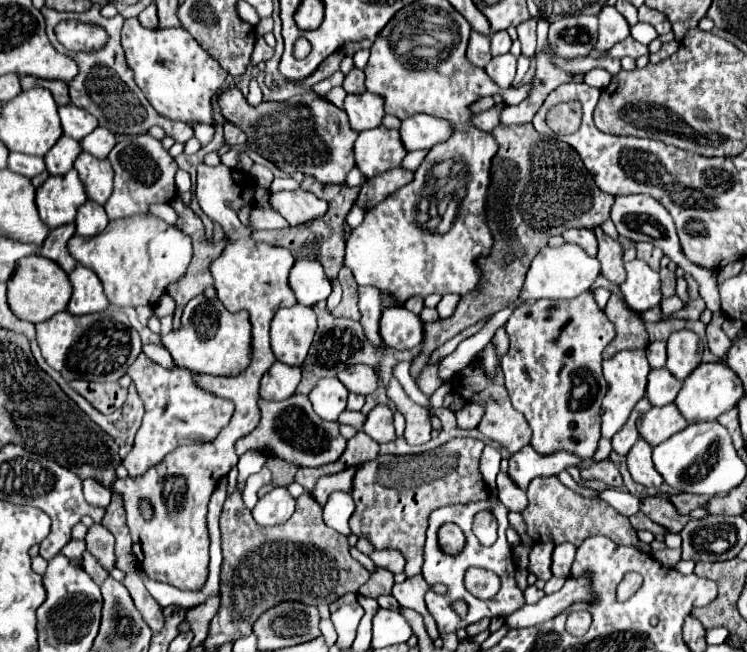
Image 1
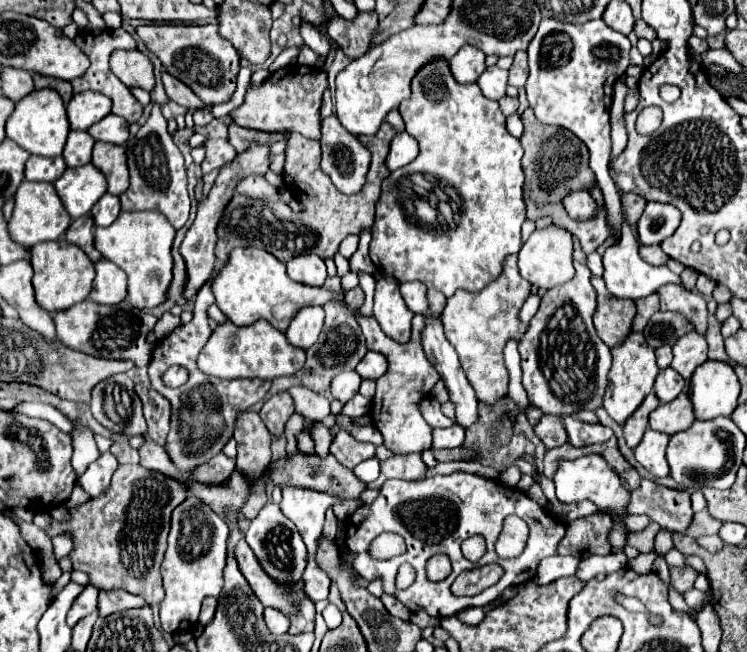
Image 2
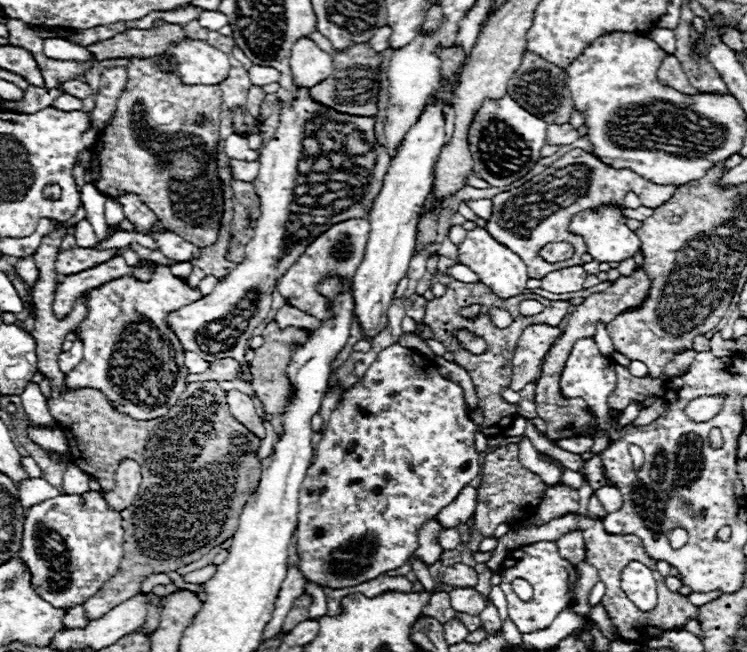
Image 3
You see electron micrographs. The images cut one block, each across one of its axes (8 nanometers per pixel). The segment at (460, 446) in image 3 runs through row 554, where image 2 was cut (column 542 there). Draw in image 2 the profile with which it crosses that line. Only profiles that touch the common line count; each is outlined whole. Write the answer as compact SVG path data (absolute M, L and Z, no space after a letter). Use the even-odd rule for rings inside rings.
M574 260L576 274L572 280L558 288L550 288L528 332L518 344L522 356L522 384L528 392L532 406L544 414L574 416L580 410L596 410L602 406L606 390L606 376L612 366L610 348L598 338L592 314L596 308L596 292L590 284L588 266Z

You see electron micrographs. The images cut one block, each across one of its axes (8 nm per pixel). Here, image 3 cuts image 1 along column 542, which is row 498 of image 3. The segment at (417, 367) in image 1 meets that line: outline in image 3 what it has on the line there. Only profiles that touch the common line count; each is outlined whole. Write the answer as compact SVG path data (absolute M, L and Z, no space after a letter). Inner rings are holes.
M56 228L50 234L46 234L36 250L36 266L38 266L38 280L32 288L32 298L38 310L36 318L36 354L38 354L38 370L50 380L52 388L52 400L48 400L48 410L52 418L60 424L68 438L70 454L74 464L94 476L100 486L108 492L114 488L114 474L116 474L116 464L124 458L132 458L140 462L142 466L142 490L134 500L130 508L122 512L122 526L124 526L124 556L120 562L120 570L112 576L110 582L106 582L88 602L84 604L86 618L96 620L102 618L108 610L118 606L120 602L132 598L138 594L140 584L144 578L150 574L168 574L176 568L182 568L190 562L200 560L204 554L208 554L212 548L222 544L226 538L230 538L236 528L238 528L238 516L246 504L246 498L252 490L256 490L258 480L260 480L260 462L256 460L256 450L260 446L258 438L252 438L252 432L246 430L232 414L228 412L226 404L226 394L220 388L218 382L192 382L188 384L188 390L180 396L180 402L172 406L170 414L158 420L150 422L140 422L132 420L120 412L116 412L104 394L100 390L64 390L64 374L58 368L58 354L62 352L62 342L68 332L72 332L88 314L84 302L85 292L76 300L72 312L62 322L56 320L52 314L52 286L54 286L54 258L58 254L58 248L62 240L66 238L68 228Z

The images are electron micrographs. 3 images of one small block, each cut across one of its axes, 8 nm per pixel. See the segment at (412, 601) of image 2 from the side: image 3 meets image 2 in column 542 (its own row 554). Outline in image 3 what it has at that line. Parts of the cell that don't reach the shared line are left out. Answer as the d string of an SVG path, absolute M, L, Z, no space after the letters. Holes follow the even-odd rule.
M534 542L528 546L522 546L518 550L512 550L504 562L502 562L502 584L500 588L504 590L506 596L506 604L508 604L508 618L516 624L516 628L522 634L530 634L530 632L538 632L544 630L552 624L552 620L572 604L572 592L574 592L574 580L572 574L576 572L576 568L568 562L564 562L558 554L558 548L554 542ZM522 578L526 580L532 588L534 588L534 596L532 600L524 602L516 596L516 592L512 590L512 580Z

